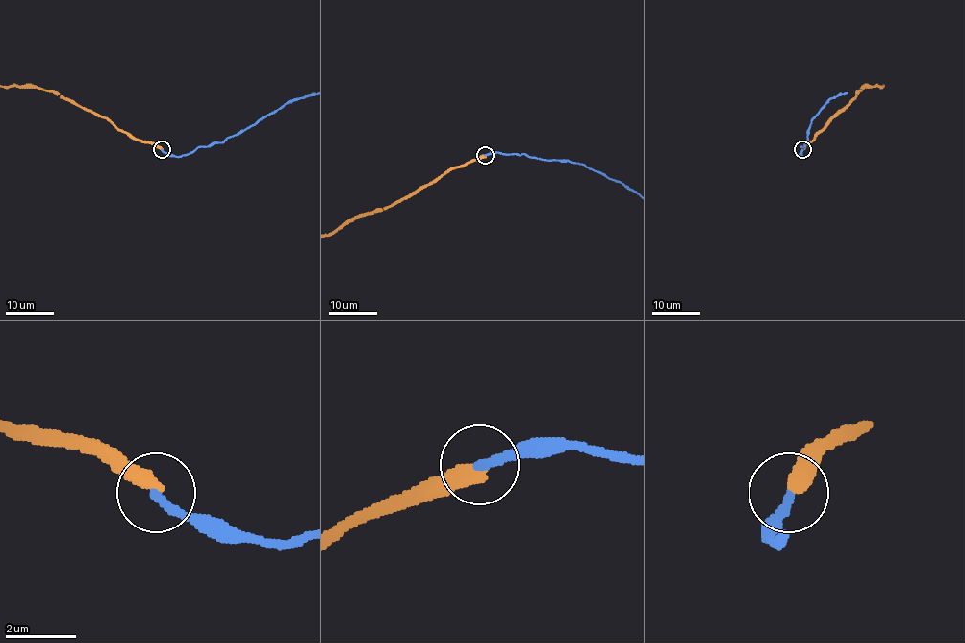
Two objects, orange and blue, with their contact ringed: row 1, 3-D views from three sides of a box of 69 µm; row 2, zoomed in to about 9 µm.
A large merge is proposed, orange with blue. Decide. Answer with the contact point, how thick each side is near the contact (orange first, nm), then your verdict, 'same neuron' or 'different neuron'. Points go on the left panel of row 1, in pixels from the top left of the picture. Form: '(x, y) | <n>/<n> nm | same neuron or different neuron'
(162, 149) | 440/240 nm | different neuron

